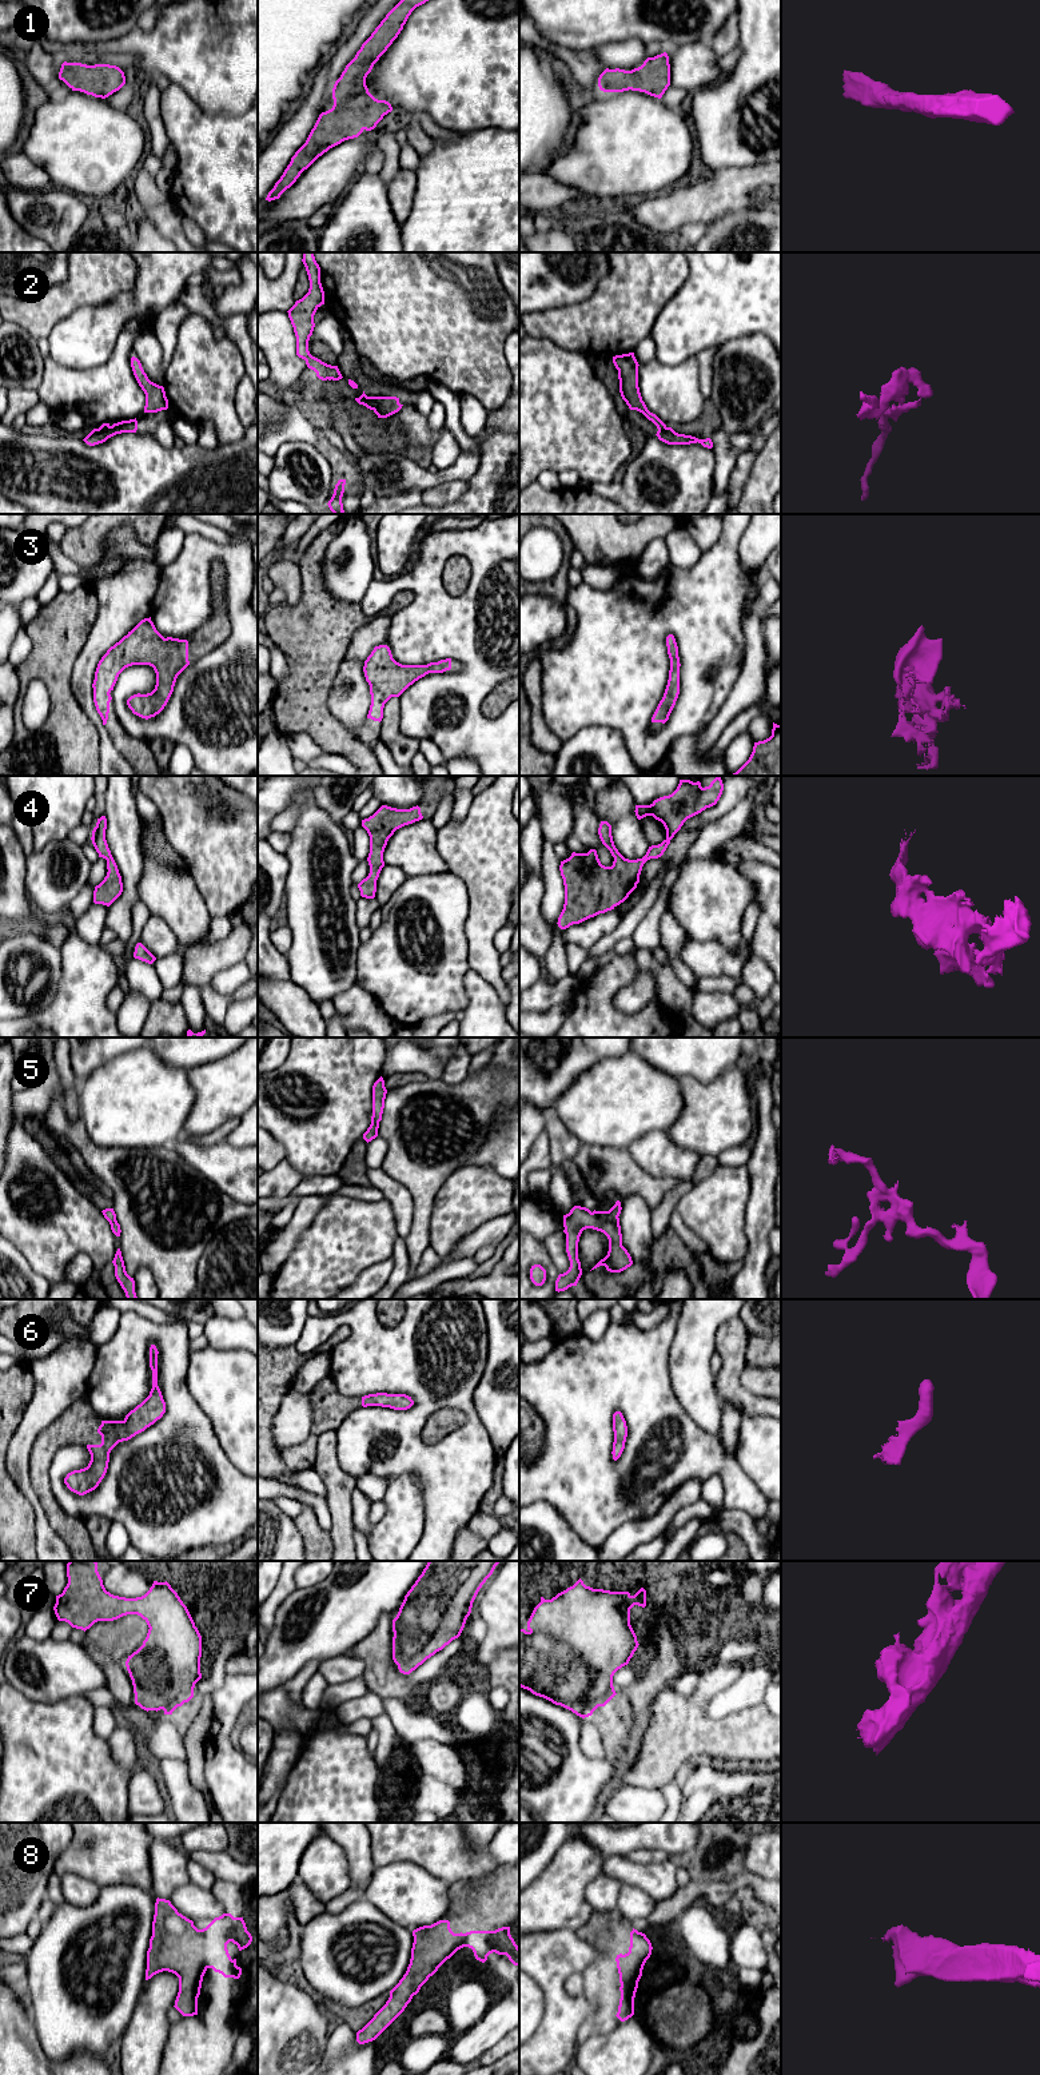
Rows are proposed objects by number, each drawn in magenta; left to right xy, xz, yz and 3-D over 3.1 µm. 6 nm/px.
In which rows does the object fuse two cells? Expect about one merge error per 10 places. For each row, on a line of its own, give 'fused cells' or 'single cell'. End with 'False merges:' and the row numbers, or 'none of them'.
1: single cell
2: fused cells
3: single cell
4: single cell
5: single cell
6: single cell
7: single cell
8: single cell
False merges: 2

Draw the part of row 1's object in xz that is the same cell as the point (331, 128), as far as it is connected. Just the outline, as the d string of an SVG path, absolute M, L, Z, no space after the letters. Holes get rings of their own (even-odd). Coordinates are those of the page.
M401 0L362 44L334 84L332 108L319 115L306 143L291 158L266 200L279 199L319 156L344 140L358 138L364 130L374 130L393 111L388 101L368 92L366 77L398 37L411 12L426 1Z

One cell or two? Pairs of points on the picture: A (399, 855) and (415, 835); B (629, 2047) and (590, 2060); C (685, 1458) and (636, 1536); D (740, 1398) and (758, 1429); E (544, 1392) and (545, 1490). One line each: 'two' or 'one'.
A: one
B: one
C: two
D: two
E: one

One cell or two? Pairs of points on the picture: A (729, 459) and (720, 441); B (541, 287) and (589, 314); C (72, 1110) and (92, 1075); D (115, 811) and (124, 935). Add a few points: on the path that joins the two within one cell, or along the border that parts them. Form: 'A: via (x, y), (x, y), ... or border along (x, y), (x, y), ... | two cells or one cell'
A: via (726, 455), (721, 445) | one cell
B: border along (597, 286), (592, 294), (580, 302), (540, 311) | two cells
C: border along (71, 1068), (79, 1083), (80, 1118) | two cells
D: via (123, 841), (130, 860), (130, 896), (123, 904) | one cell

